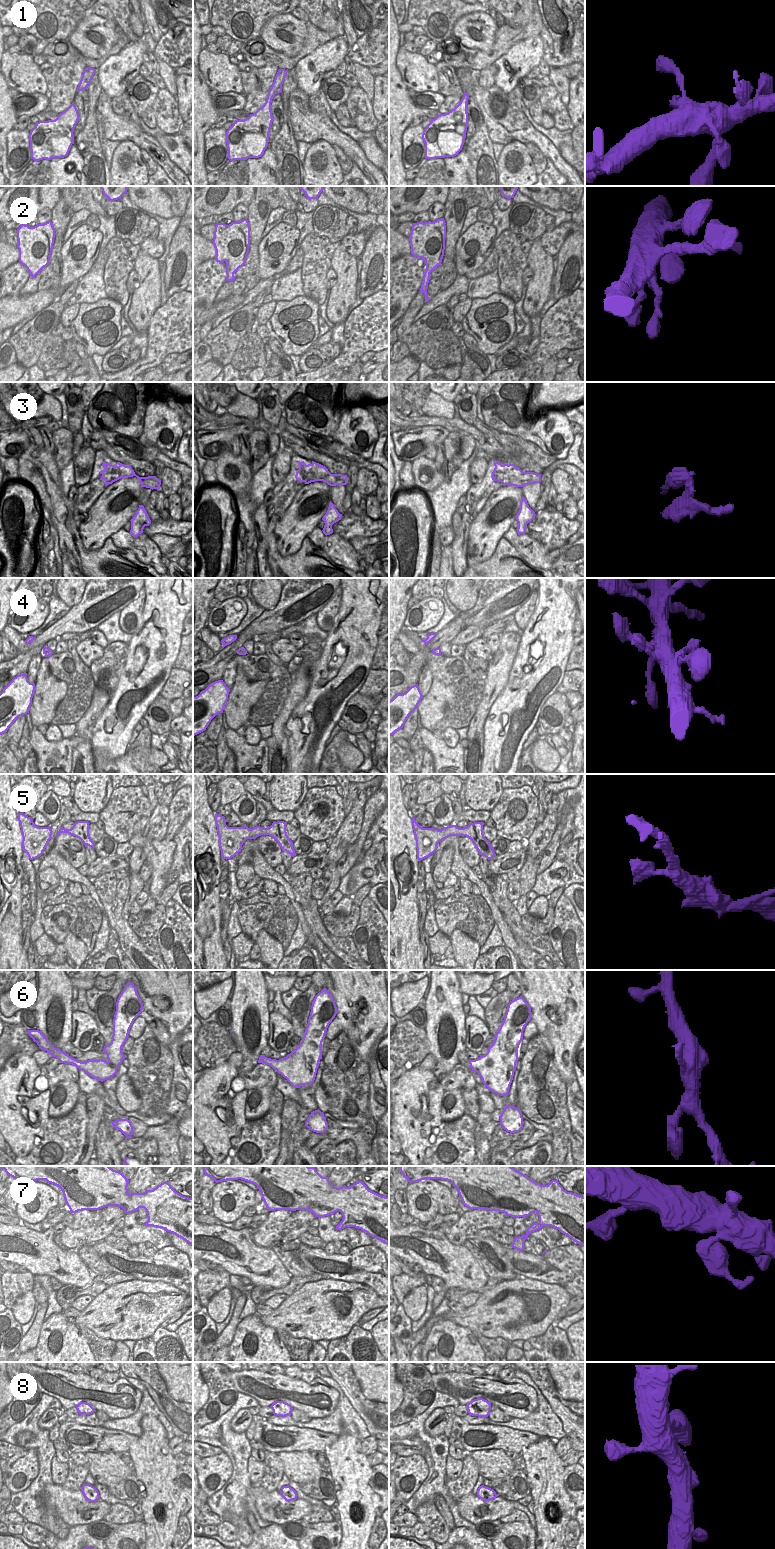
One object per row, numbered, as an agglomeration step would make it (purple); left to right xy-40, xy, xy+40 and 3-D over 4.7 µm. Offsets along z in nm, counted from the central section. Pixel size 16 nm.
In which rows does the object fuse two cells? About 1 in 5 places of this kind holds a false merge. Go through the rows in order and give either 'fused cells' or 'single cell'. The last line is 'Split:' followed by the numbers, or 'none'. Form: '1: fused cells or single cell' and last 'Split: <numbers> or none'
1: single cell
2: single cell
3: fused cells
4: single cell
5: single cell
6: single cell
7: single cell
8: single cell
Split: 3

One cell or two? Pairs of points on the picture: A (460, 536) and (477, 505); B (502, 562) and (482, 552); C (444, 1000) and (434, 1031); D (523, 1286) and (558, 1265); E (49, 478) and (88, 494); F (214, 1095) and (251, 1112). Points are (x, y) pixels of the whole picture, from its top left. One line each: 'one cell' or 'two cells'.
A: one cell
B: two cells
C: one cell
D: two cells
E: two cells
F: two cells

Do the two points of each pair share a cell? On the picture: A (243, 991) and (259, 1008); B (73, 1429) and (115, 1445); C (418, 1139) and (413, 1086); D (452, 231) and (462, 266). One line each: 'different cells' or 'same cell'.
A: same cell
B: same cell
C: same cell
D: different cells

